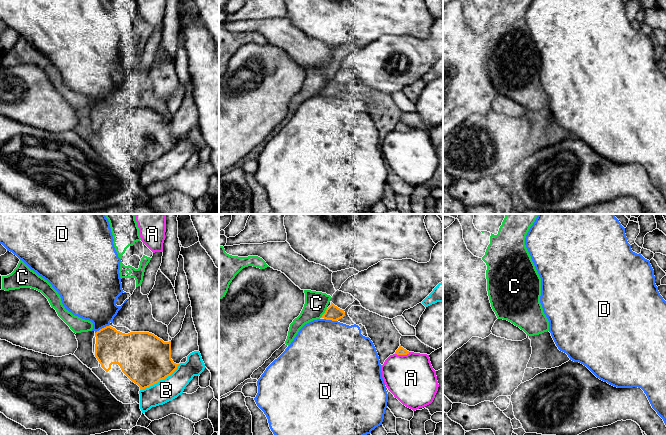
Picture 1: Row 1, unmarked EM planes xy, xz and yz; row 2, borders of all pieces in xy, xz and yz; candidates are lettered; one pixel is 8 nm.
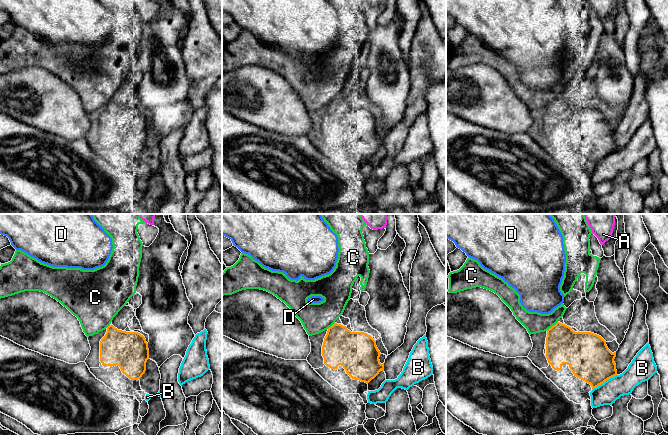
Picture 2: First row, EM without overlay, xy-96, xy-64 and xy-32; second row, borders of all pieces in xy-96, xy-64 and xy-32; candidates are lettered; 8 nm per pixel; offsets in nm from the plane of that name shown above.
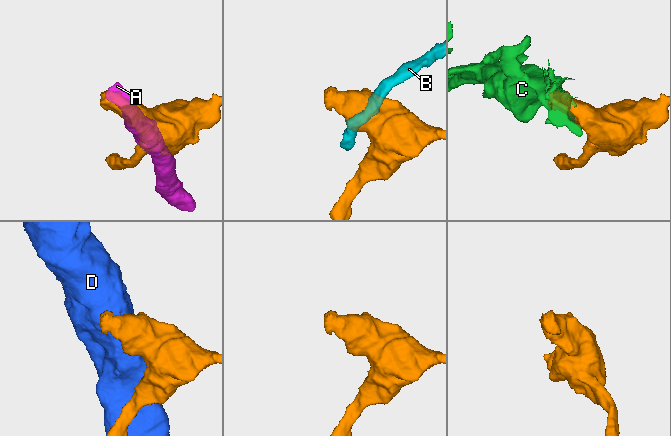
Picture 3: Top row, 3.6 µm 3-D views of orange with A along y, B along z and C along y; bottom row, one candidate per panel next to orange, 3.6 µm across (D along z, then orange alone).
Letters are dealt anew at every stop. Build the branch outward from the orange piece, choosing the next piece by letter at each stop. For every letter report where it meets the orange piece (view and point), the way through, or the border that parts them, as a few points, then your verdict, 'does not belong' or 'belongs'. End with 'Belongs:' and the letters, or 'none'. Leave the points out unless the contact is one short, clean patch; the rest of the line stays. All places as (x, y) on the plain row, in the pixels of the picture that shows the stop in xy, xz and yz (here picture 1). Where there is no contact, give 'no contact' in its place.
A: meets orange in xz at (402, 130); does not belong
B: meets orange in xy at (160, 155); does not belong
C: meets orange in xz at (324, 89); border along xz (327, 84), (320, 93); does not belong
D: meets orange in xy at (102, 104); does not belong
Belongs: none

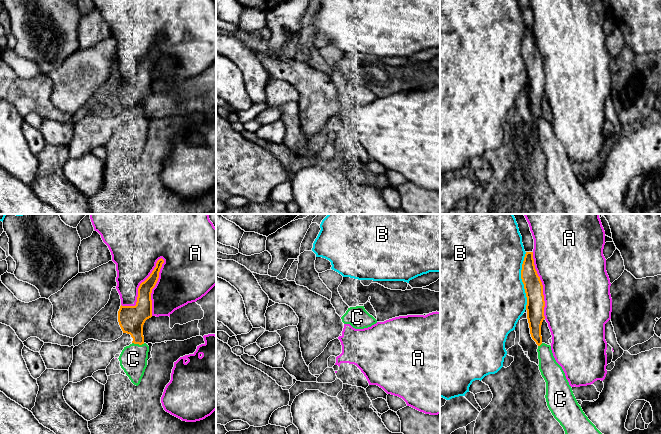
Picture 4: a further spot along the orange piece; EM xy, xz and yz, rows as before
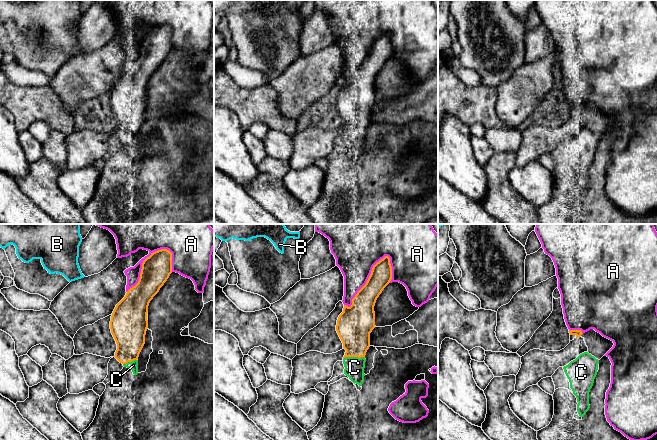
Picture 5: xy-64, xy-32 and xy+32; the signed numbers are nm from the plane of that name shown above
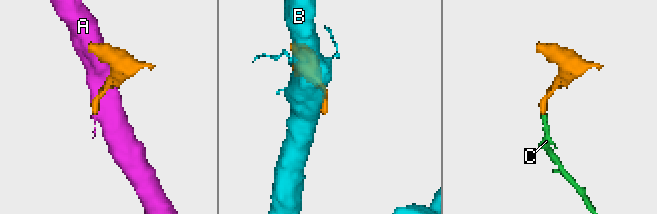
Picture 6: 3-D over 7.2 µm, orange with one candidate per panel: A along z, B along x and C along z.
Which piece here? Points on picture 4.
A: meets orange in xy at (138, 64); does not belong
B: meets orange in yz at (522, 57); does not belong
C: meets orange in xy at (138, 119); belongs
Belongs: C

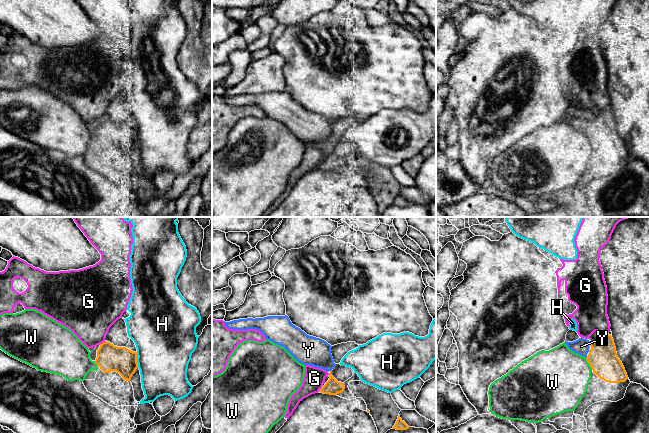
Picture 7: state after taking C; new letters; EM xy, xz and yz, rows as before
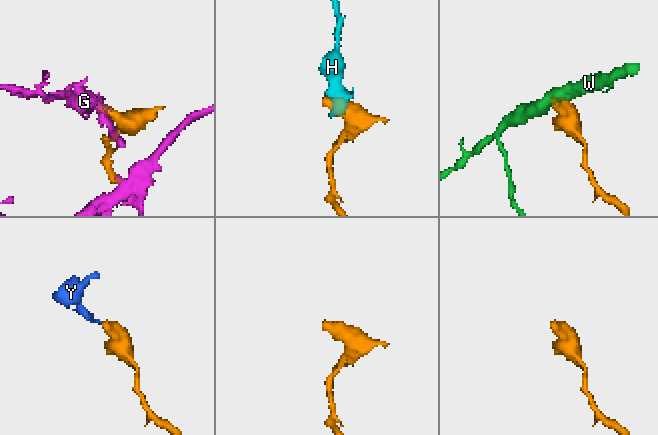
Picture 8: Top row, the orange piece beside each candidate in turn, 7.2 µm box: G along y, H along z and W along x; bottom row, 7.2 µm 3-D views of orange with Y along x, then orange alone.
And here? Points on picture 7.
G: meets orange in xy at (103, 118); border along xy (105, 117), (99, 120); does not belong
H: meets orange in xy at (136, 136); does not belong
W: meets orange in yz at (589, 140); border along yz (585, 134), (592, 145); does not belong
Y: meets orange in yz at (589, 119); runs through yz (602, 133), (589, 119), (584, 119), (581, 122); belongs
Belongs: Y

